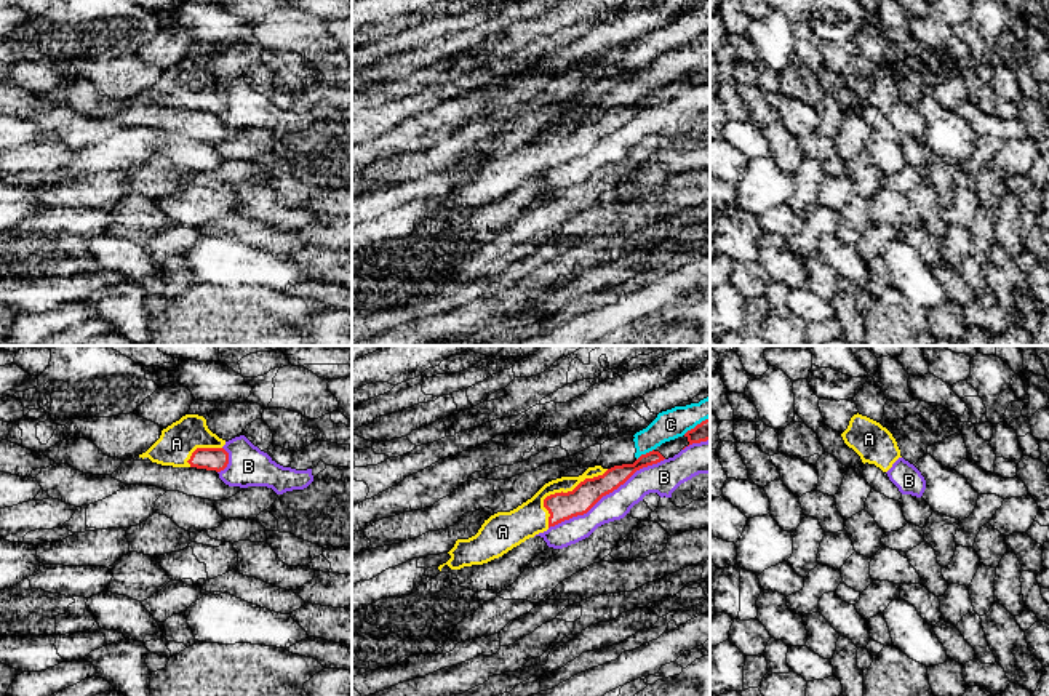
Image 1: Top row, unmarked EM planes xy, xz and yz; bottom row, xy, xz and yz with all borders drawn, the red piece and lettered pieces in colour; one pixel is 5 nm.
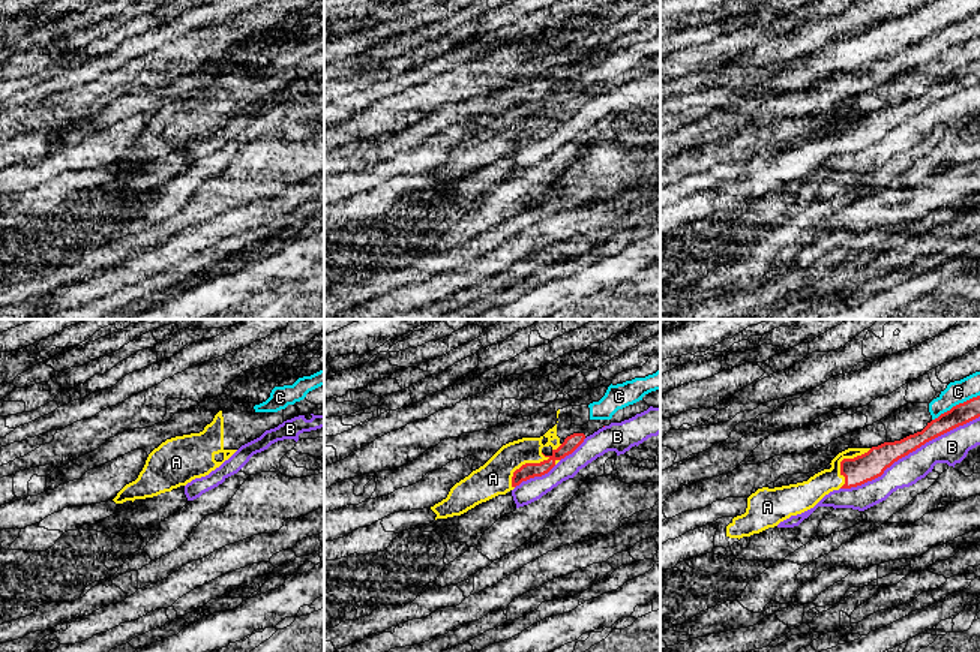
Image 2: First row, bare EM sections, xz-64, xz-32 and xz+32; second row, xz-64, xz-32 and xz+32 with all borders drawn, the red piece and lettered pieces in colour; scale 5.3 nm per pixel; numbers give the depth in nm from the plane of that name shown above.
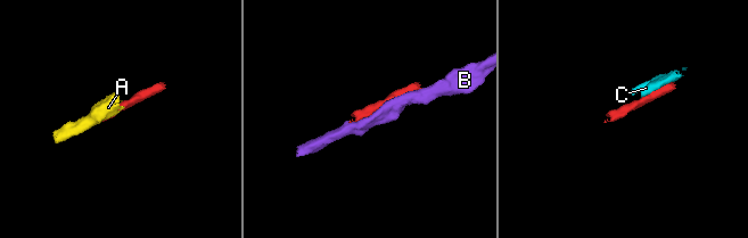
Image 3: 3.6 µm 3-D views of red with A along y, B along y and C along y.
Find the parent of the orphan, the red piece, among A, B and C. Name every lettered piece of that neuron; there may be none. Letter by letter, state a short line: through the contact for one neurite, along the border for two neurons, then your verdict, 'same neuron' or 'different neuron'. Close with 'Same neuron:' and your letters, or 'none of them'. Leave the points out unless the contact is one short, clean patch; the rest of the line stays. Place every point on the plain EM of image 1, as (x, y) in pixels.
A: same neuron
B: different neuron
C: xz (653, 90), (637, 101) | different neuron
Same neuron: A

